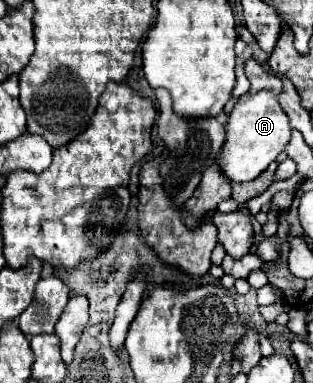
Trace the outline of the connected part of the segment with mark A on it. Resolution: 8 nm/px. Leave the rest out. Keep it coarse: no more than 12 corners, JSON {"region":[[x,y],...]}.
{"region":[[254,56],[250,90],[226,122],[218,156],[232,184],[250,182],[286,148],[282,80]]}

